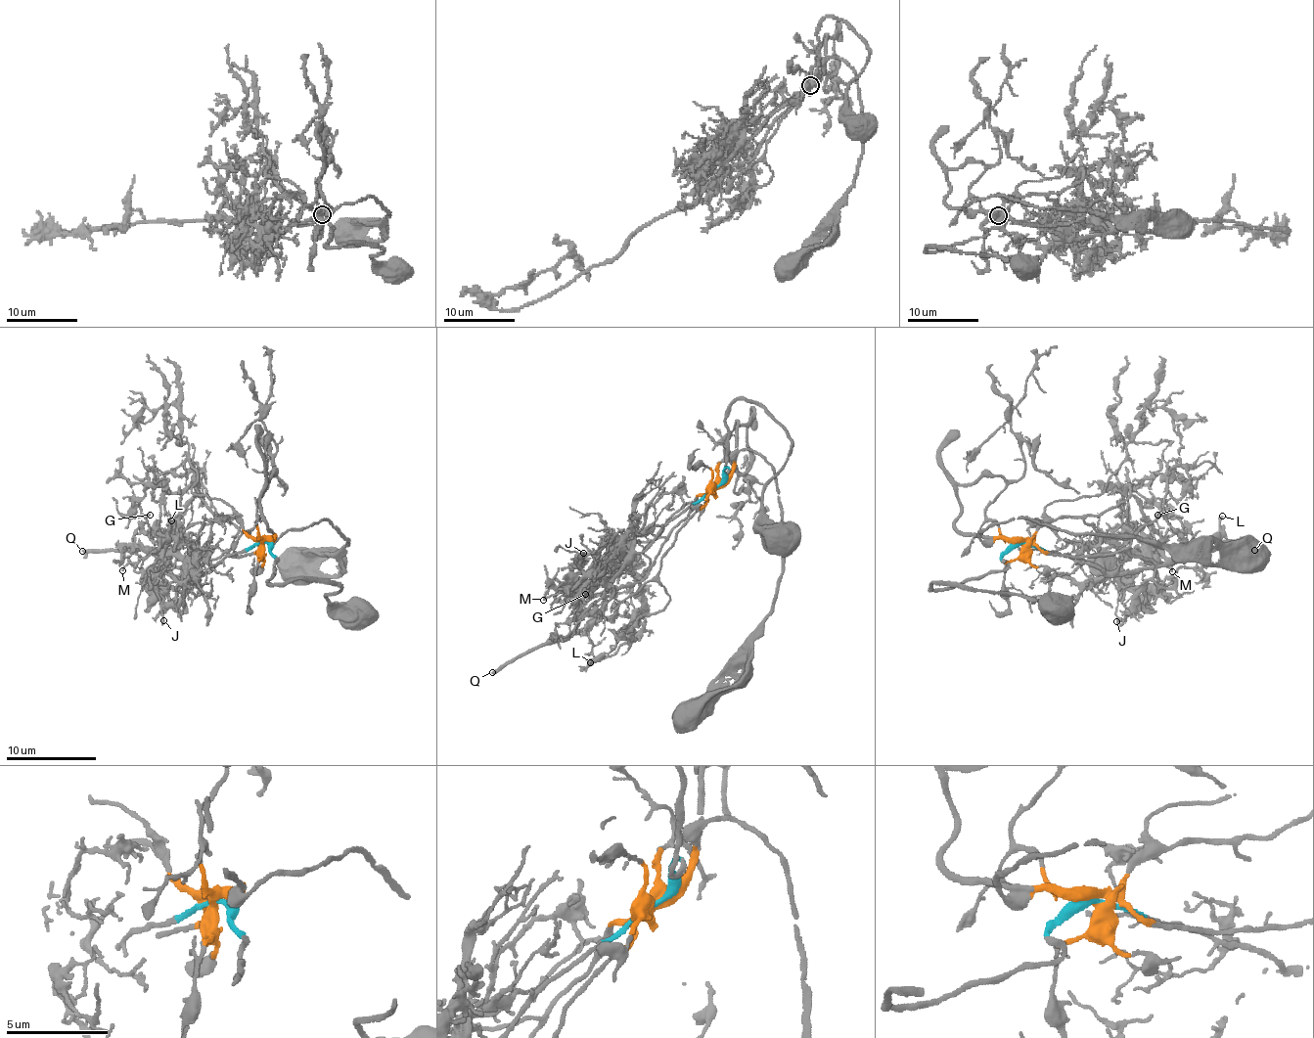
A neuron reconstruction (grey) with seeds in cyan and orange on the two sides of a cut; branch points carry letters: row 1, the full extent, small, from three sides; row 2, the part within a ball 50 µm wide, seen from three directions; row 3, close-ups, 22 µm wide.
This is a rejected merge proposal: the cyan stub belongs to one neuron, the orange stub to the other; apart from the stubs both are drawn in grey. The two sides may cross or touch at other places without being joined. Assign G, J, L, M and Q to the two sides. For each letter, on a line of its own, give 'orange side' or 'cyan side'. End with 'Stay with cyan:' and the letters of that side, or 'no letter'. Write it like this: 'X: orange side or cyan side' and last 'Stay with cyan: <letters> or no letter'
G: cyan side
J: cyan side
L: orange side
M: cyan side
Q: cyan side
Stay with cyan: G, J, M, Q

